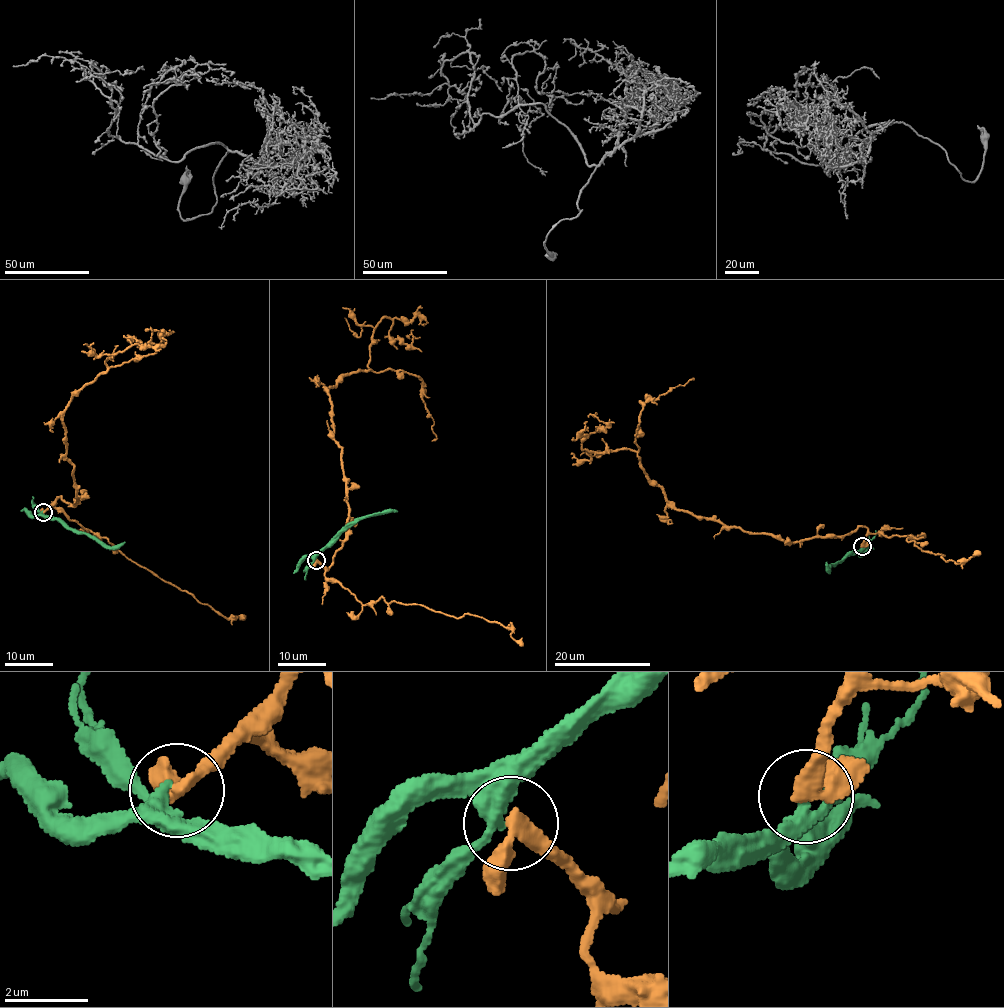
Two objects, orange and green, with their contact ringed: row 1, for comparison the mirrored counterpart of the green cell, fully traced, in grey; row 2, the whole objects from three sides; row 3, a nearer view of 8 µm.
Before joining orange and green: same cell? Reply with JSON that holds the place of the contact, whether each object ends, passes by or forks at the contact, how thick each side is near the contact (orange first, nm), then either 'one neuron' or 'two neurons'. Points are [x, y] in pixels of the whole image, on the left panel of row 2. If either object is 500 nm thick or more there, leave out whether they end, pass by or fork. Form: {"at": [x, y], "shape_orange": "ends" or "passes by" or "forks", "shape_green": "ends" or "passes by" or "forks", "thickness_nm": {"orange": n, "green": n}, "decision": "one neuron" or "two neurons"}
{"at": [43, 512], "shape_orange": "passes by", "shape_green": "passes by", "thickness_nm": {"orange": 320, "green": 280}, "decision": "two neurons"}

